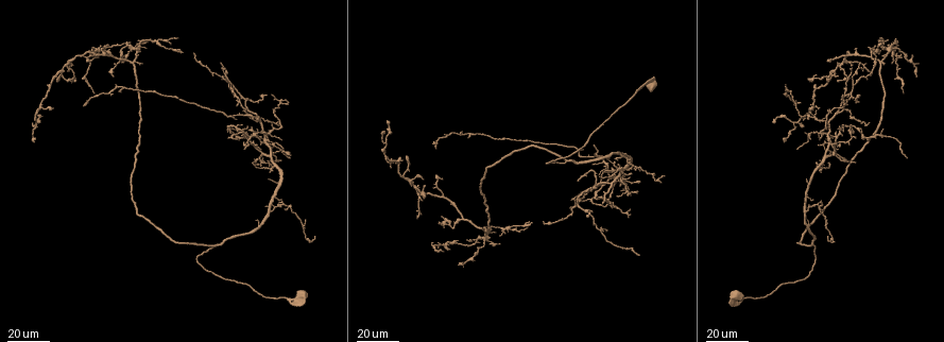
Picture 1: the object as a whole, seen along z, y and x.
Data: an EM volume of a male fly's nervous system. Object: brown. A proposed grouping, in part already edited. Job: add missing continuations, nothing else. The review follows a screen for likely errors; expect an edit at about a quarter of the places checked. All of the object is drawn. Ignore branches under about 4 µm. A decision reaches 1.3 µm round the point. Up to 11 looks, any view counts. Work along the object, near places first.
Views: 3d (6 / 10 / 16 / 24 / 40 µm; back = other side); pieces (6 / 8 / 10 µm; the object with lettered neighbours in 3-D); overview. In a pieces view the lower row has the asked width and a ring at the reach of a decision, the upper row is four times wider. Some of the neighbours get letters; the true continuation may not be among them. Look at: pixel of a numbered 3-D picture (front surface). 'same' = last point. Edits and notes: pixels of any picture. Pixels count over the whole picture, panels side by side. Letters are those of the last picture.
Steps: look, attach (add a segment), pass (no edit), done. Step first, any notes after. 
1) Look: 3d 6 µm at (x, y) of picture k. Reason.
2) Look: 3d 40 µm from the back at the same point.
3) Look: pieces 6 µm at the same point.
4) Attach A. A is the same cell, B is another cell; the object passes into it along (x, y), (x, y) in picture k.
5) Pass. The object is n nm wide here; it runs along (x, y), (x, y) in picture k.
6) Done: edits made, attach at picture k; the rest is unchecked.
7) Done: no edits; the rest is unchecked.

Look: 3d 40 µm at (798, 102) of picture 1. Tapers out.

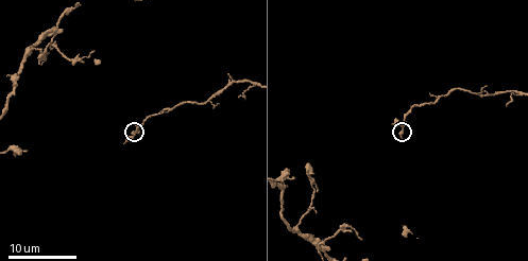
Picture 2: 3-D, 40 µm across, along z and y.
Look: pieces 10 µm at (401, 140) of picture 2. What lies round it.

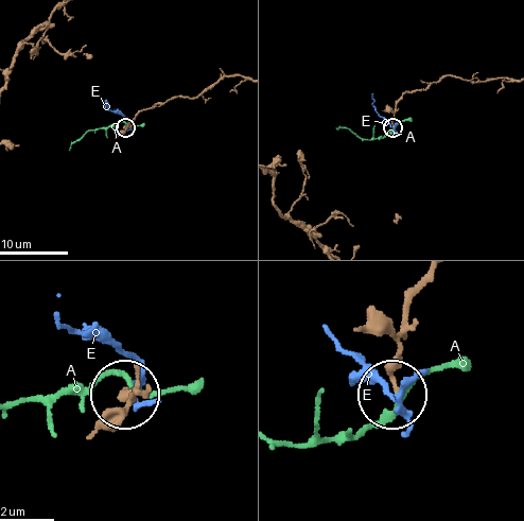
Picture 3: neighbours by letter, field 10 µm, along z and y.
Pass. The object is 170 nm wide here; A and E are other cells; it runs along (428, 283), (403, 324), (396, 391) in picture 3; none of them fits.

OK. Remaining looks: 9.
Look: 3d 16 µm at (405, 225) of picture 2. Free end.

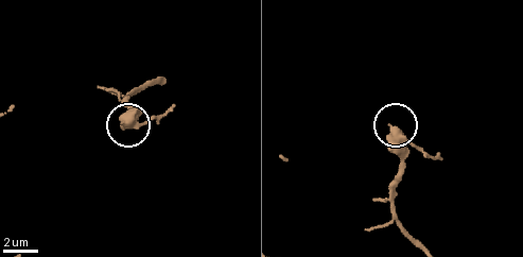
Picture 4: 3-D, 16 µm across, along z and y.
Look: pieces 10 µm at (393, 127) of picture 4. What lies round it.

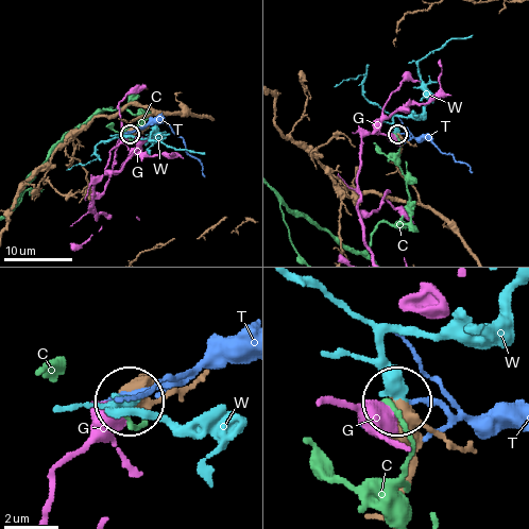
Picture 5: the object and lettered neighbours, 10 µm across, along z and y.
Attach W. W is the same cell, C, G and T are other cells; the neuron continues.

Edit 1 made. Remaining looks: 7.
Look: 3d 24 µm at (456, 240) of picture 1. Tapers out.

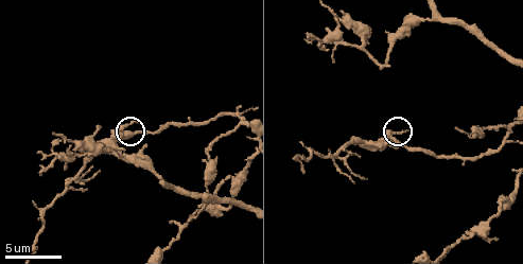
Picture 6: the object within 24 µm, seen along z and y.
Look: pieces 10 µm at (404, 131) of picture 6.

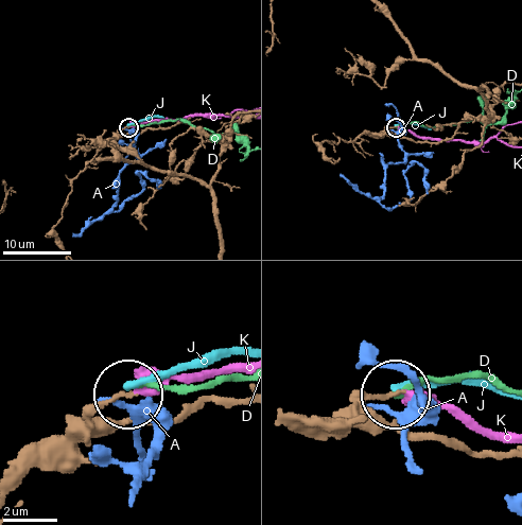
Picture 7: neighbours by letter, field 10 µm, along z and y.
Pass. A, D, J and K are other cells; none of them fits.

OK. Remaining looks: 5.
Look: pieces 10 µm at (41, 173) of picture 6. Free end.

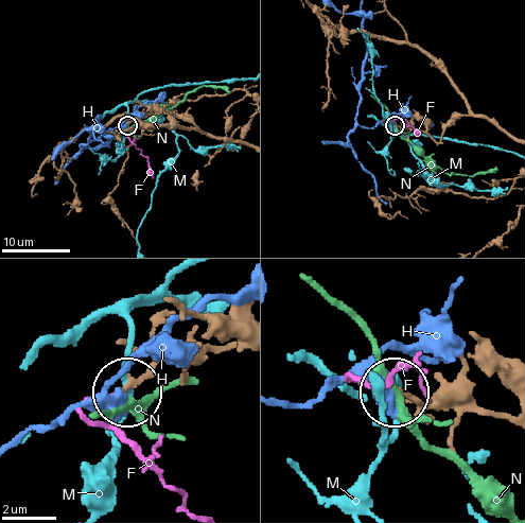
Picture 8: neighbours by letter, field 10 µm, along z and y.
Attach F. F is the same cell, H, M and N are other cells; the neuron continues.

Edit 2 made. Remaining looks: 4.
Look: overview.

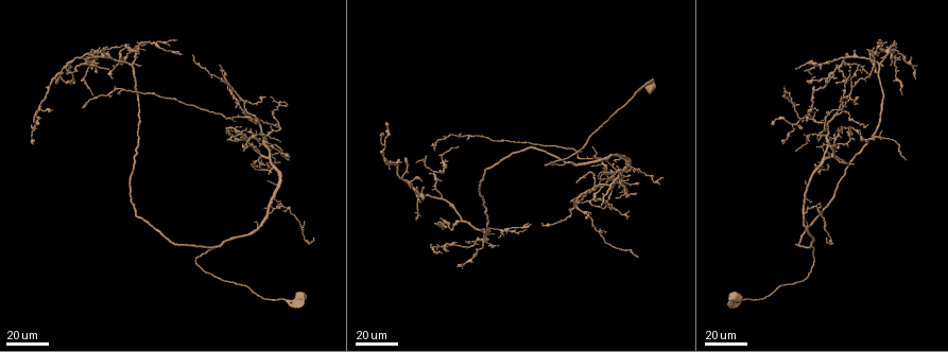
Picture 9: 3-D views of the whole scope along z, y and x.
Look: 3d 24 µm at (78, 72) of picture 9. An open end.

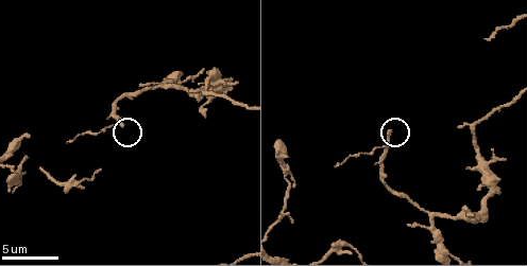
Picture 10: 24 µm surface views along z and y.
Look: pieces 10 µm at (387, 131) of picture 10.

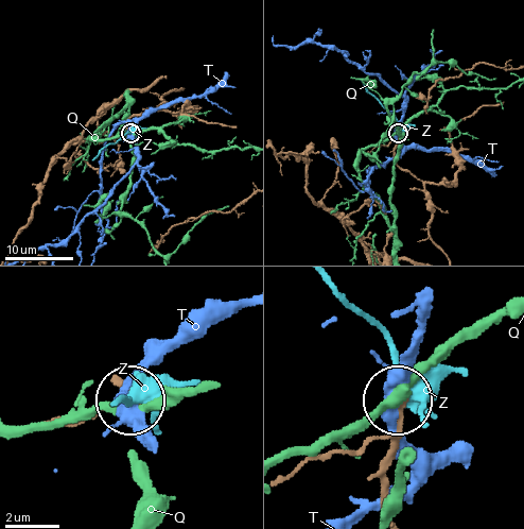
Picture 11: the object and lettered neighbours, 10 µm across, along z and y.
Pass. Q, T and Z are other cells; none of them fits.

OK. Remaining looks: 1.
Done: edits made, attach at picture 5, attach at picture 8; the rest is unchecked.

